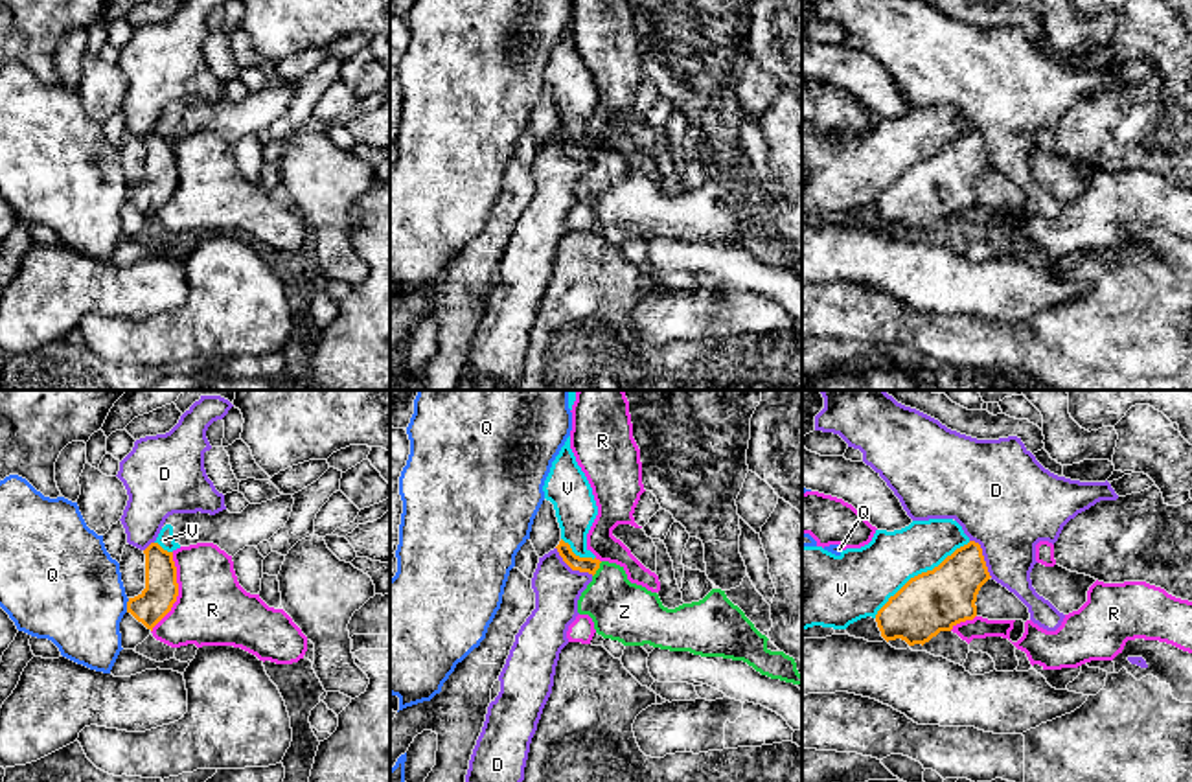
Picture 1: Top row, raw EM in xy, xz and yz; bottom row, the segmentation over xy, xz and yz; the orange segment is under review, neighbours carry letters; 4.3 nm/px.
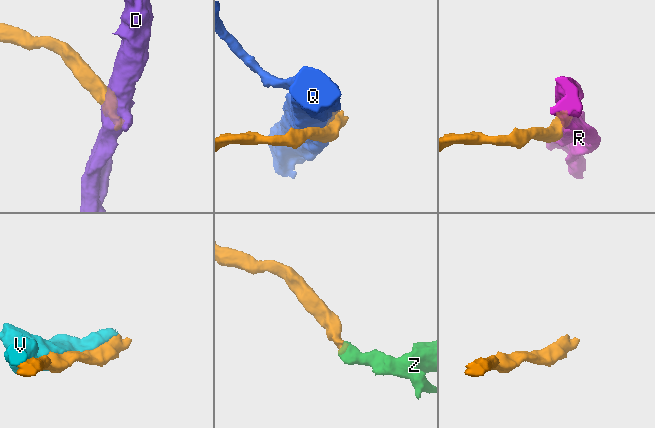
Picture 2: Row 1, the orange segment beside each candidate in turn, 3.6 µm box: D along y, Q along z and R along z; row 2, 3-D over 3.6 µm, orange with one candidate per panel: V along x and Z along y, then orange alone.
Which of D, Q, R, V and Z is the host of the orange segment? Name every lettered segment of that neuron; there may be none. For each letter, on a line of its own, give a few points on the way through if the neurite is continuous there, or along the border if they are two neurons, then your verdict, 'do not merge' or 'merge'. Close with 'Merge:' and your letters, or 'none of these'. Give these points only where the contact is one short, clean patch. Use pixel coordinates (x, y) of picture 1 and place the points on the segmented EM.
D: border along xz (556, 547), (558, 554), (573, 569), (593, 574); do not merge
Q: do not merge
R: do not merge
V: do not merge
Z: runs through xz (574, 562), (598, 567), (624, 611); merge
Merge: Z

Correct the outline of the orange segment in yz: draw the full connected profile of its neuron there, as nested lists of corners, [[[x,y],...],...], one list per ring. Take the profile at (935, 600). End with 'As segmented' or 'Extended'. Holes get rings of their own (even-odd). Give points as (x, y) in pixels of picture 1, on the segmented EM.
[[[969,541],[888,598],[876,615],[881,637],[923,646],[940,631],[973,620],[977,594],[990,578],[980,545]]]. As segmented

